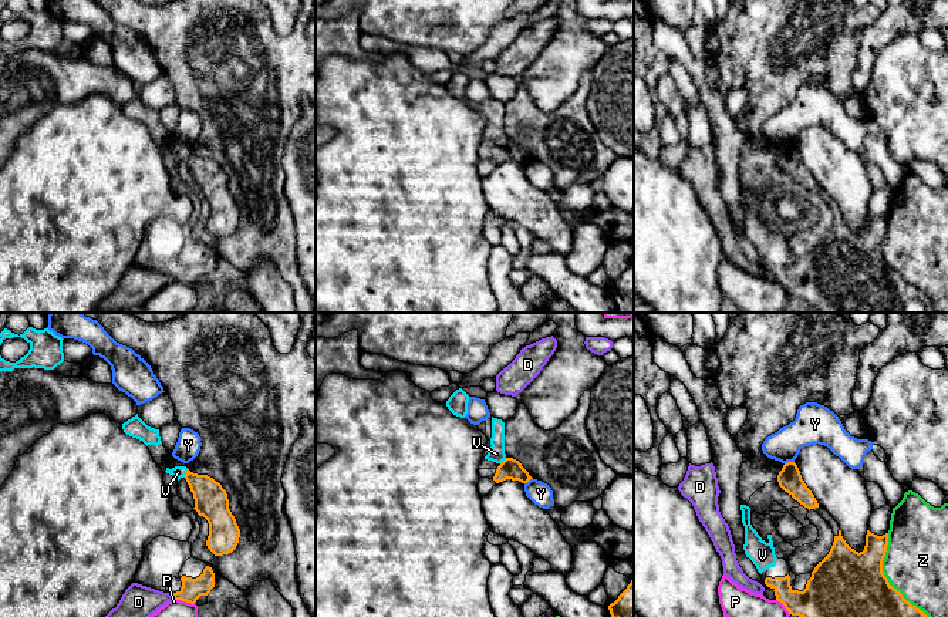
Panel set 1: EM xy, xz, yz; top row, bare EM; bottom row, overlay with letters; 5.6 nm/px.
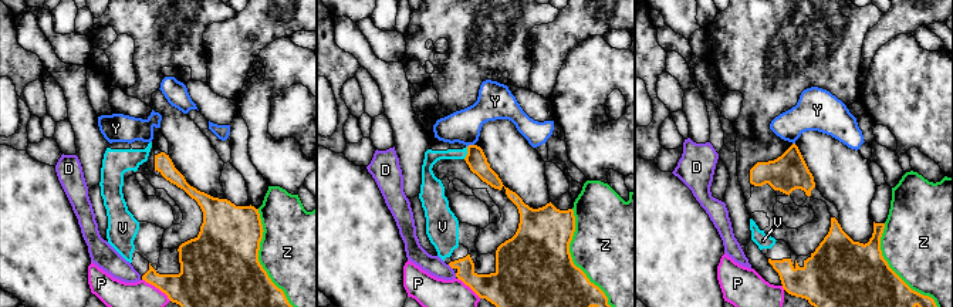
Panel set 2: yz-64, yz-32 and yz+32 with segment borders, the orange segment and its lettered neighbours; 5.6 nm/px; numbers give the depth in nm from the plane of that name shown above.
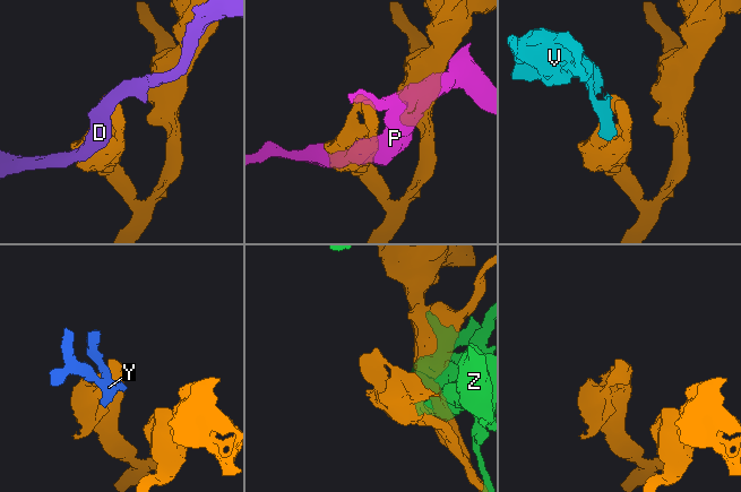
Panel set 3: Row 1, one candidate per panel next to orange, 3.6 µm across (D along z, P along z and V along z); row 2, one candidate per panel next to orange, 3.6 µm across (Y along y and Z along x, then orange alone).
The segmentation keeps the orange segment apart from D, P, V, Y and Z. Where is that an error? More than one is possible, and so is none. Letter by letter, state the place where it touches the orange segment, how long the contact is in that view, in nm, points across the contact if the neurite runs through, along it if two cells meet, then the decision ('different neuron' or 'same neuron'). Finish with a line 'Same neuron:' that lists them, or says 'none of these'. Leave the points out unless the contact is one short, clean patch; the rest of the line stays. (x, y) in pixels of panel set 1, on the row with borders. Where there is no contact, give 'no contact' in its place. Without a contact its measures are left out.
D: contact xy (172, 594); length 30 nm; border xy (171, 594), (174, 597); different neuron
P: contact xy (184, 600); length 130 nm; different neuron
V: contact xy (186, 474); length 50 nm; way xy (211, 499), (186, 474), (178, 472); same neuron
Y: contact yz (789, 462); length 60 nm; border yz (793, 461), (785, 464); different neuron
Z: contact yz (886, 577); length 550 nm; different neuron
Same neuron: V

